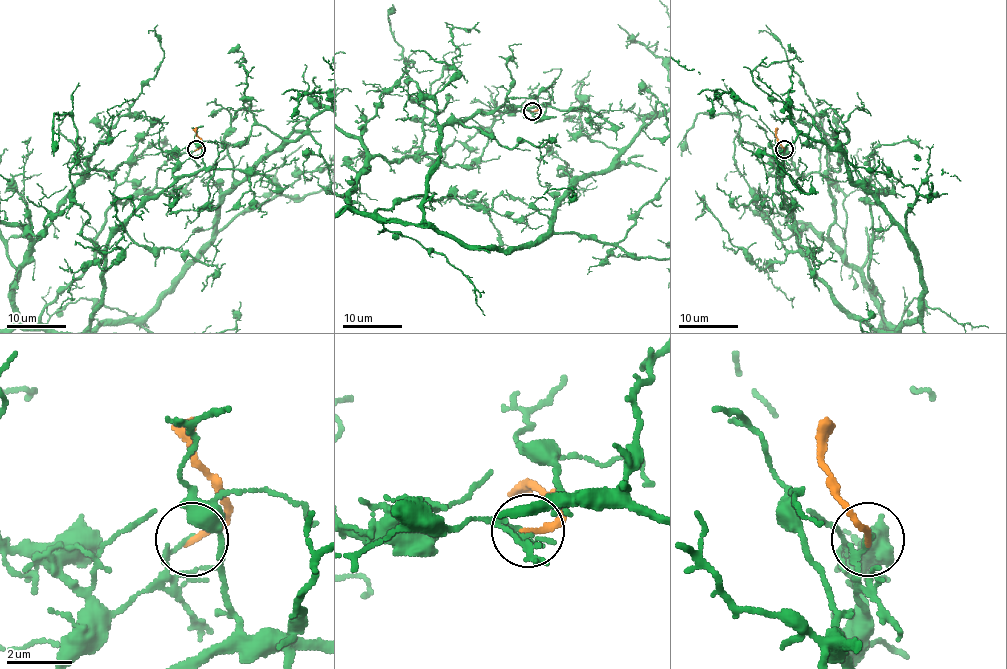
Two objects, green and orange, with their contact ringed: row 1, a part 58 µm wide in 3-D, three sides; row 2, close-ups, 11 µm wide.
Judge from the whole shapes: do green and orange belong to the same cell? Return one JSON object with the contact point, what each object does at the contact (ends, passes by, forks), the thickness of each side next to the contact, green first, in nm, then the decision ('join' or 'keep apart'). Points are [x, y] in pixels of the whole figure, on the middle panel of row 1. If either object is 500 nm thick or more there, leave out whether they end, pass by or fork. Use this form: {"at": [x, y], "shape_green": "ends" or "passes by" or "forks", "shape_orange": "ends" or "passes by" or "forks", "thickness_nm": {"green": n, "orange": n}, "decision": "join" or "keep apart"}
{"at": [532, 111], "shape_green": "ends", "shape_orange": "ends", "thickness_nm": {"green": 130, "orange": 180}, "decision": "keep apart"}

